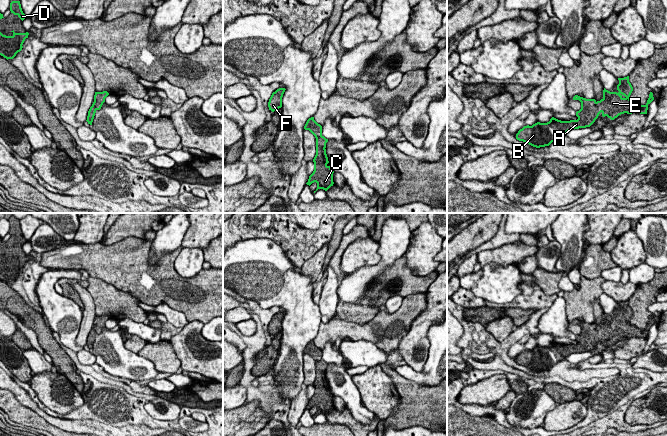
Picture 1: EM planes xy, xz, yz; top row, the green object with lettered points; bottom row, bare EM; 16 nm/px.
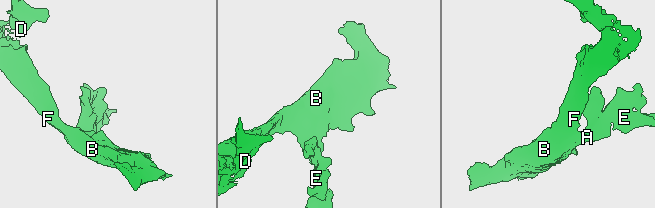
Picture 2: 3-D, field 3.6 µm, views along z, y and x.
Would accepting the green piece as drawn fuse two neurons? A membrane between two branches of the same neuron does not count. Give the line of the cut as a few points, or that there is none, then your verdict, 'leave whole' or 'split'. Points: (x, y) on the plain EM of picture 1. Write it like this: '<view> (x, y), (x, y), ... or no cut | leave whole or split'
no cut | leave whole

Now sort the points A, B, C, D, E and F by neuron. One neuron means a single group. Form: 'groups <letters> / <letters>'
groups A B C D E F

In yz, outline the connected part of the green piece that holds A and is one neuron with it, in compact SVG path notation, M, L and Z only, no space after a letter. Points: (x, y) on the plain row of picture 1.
M629 300L618 302L618 304L617 314L619 316L610 316L604 312L603 322L600 325L575 319L573 324L581 326L581 333L576 336L577 344L561 345L552 341L547 347L537 346L532 350L524 350L516 358L516 363L540 372L549 370L572 353L590 351L600 337L611 344L624 337L647 338L648 329L654 324L653 317L650 316L645 329L640 329L630 323L633 311L629 306Z

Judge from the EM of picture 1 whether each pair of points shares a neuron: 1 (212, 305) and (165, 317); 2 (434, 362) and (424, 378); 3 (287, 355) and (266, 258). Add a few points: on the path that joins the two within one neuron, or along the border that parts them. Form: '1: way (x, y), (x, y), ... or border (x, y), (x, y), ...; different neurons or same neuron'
1: border (161, 302), (181, 311), (188, 321); different neurons
2: way (434, 366), (428, 374); same neuron
3: way (293, 331), (293, 298), (277, 282); same neuron

